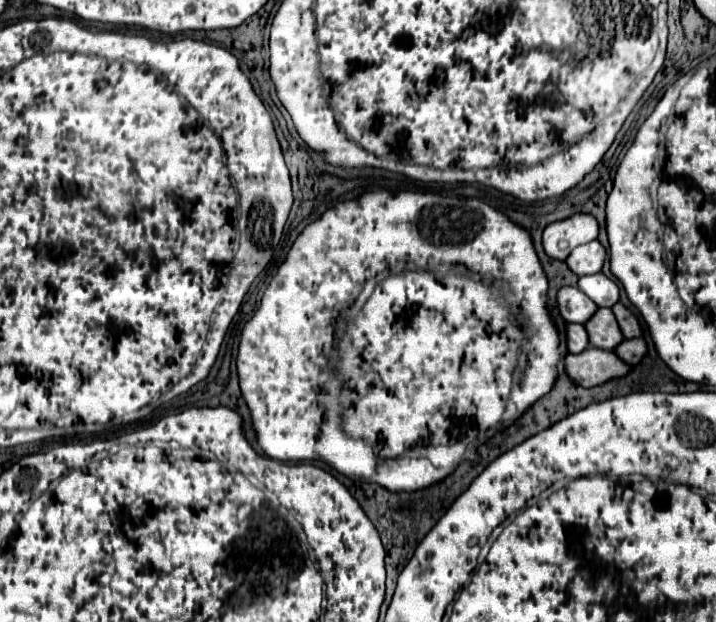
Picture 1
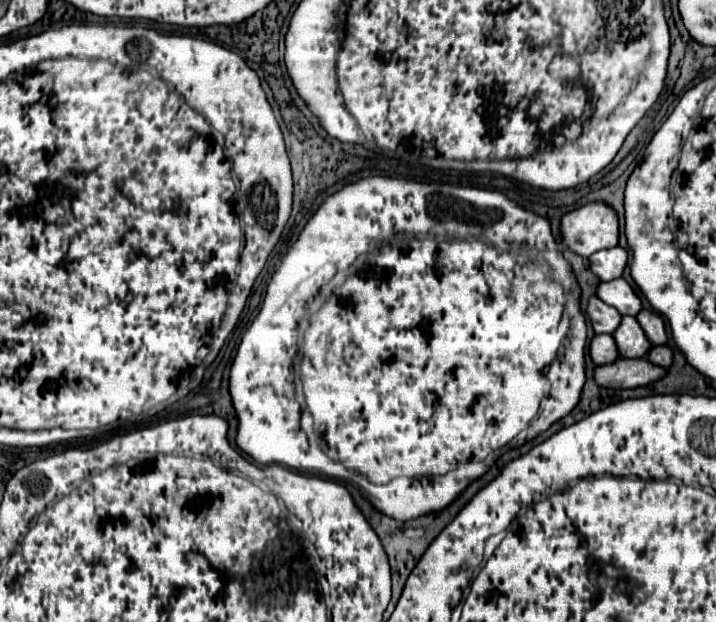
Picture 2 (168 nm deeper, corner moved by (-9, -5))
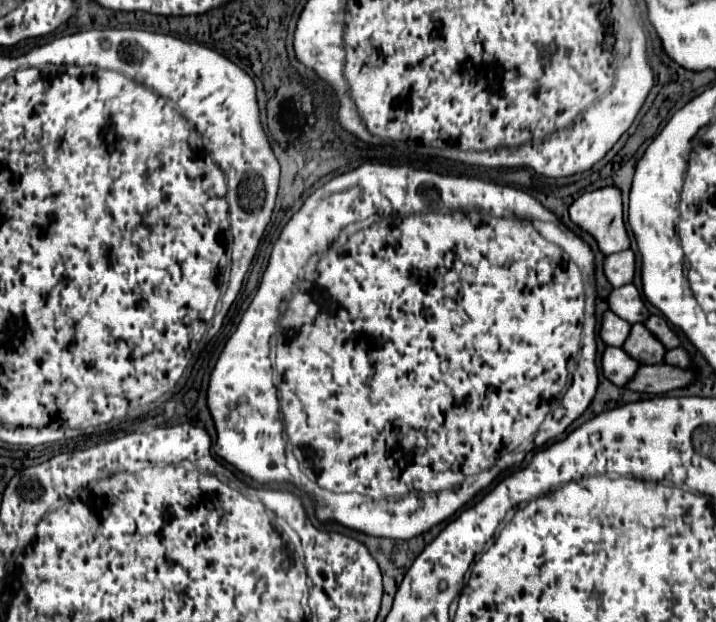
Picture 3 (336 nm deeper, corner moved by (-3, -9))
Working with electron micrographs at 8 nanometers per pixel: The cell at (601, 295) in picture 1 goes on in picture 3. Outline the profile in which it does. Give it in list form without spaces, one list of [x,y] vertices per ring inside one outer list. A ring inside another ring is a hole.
[[[624,285],[620,289],[614,289],[610,293],[610,309],[622,317],[624,321],[628,321],[630,325],[634,323],[644,323],[644,319],[648,319],[648,309],[638,293],[638,289],[634,285]]]

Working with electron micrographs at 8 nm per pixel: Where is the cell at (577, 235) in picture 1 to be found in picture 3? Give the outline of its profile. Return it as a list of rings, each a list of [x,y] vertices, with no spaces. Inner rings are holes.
[[[614,185],[580,195],[570,205],[570,219],[578,227],[582,227],[584,231],[588,231],[598,241],[598,247],[600,247],[600,251],[604,255],[618,253],[618,251],[624,251],[624,249],[630,247],[630,237],[626,233],[624,219],[622,219],[622,191],[618,187],[614,187]]]

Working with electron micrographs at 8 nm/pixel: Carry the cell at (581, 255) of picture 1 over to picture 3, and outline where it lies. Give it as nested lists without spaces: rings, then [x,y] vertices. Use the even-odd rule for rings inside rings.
[[[626,249],[626,251],[620,251],[620,253],[608,255],[606,263],[604,263],[604,271],[606,271],[608,281],[614,287],[622,287],[622,285],[632,283],[634,273],[636,273],[636,255],[634,255],[634,251]]]

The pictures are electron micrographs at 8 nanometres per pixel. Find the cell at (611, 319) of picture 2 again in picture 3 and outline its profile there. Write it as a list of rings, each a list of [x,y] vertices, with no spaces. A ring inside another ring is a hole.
[[[606,311],[604,315],[604,321],[602,321],[602,329],[600,329],[600,337],[606,345],[612,345],[612,347],[622,347],[628,333],[630,333],[630,323],[626,323],[624,319],[620,319],[616,313],[612,311]]]

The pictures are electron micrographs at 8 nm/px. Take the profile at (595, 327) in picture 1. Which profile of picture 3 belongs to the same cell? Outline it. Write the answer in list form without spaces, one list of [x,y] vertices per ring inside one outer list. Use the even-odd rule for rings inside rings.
[[[642,323],[632,325],[630,337],[624,343],[624,351],[628,351],[628,355],[632,355],[642,365],[664,363],[666,355],[666,347]]]

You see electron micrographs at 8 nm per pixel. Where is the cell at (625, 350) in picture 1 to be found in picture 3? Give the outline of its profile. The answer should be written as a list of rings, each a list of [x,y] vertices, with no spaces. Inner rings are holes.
[[[676,347],[676,349],[668,351],[668,353],[666,353],[666,363],[676,365],[676,367],[682,367],[682,369],[692,367],[692,359],[690,359],[690,355],[688,355],[682,347]]]

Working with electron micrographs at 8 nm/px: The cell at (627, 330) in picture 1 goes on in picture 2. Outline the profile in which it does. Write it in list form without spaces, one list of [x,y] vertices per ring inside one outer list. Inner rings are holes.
[[[640,311],[638,315],[636,315],[636,319],[638,319],[638,323],[640,323],[640,327],[644,329],[644,333],[646,333],[646,337],[650,339],[650,343],[652,345],[664,345],[666,343],[666,329],[664,329],[664,321],[662,321],[662,317],[660,315],[656,315],[656,313],[652,313],[652,311]]]

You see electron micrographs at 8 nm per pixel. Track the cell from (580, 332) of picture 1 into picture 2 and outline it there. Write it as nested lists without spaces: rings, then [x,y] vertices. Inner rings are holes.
[[[594,335],[590,341],[590,357],[594,365],[606,365],[618,359],[616,345],[612,341],[612,335]]]

